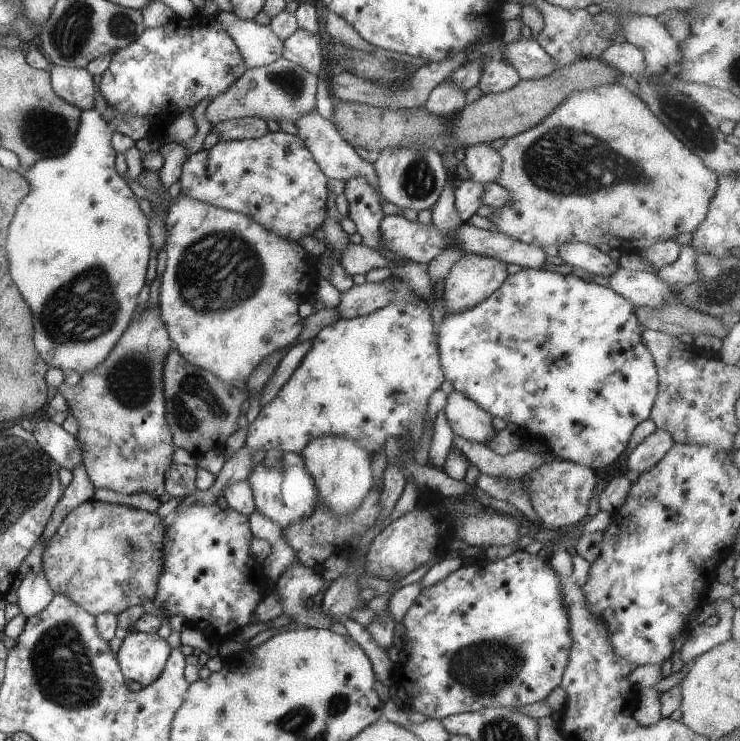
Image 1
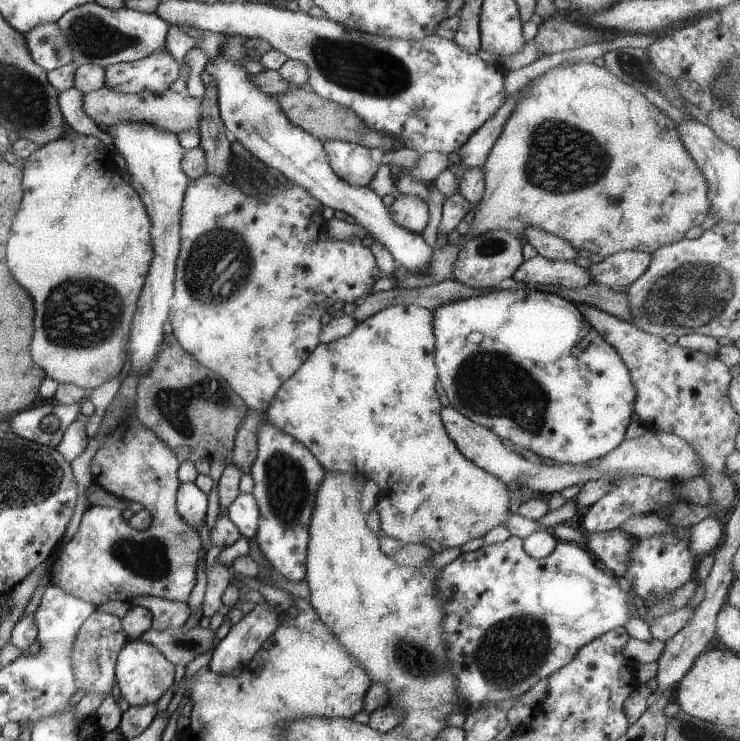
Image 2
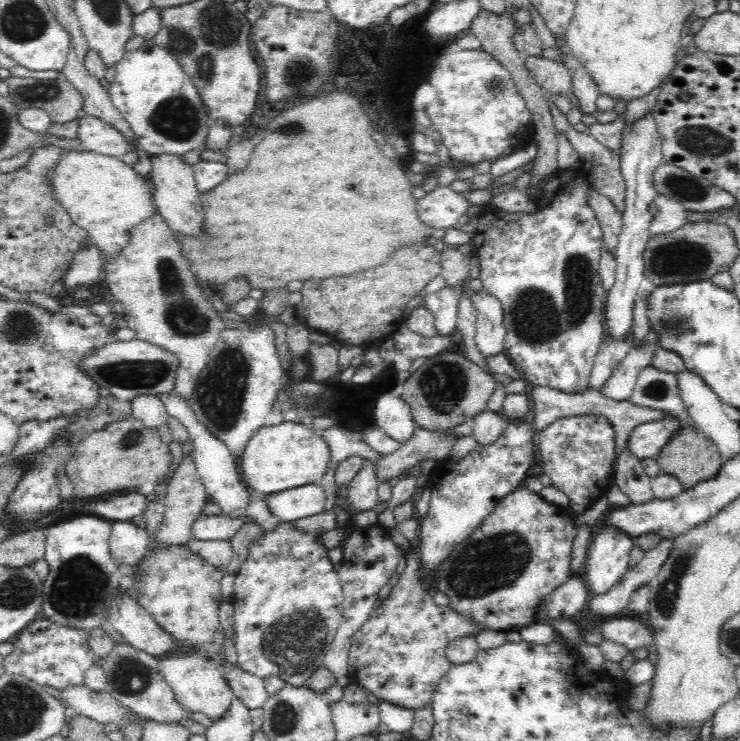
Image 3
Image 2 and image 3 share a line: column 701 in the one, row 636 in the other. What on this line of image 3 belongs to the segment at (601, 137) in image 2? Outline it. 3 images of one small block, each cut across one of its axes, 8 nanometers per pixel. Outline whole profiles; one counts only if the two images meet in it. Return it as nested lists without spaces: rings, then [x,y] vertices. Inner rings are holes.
[[[150,545],[137,566],[129,577],[140,579],[140,605],[179,642],[197,648],[158,659],[161,674],[186,711],[202,712],[213,721],[220,720],[235,697],[222,679],[224,642],[218,608],[222,601],[220,580],[223,574],[201,556],[192,554],[187,545],[170,546],[166,550],[153,550]]]

